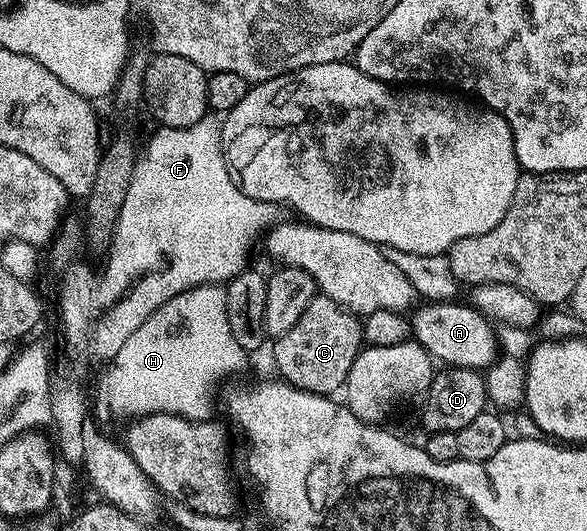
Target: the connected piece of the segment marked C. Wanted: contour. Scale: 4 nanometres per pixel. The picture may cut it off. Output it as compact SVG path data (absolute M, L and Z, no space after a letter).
M316 296L303 309L297 324L274 339L278 377L299 390L334 395L334 390L342 391L346 387L349 368L353 368L353 360L364 342L363 327L356 315L338 306L332 298Z

